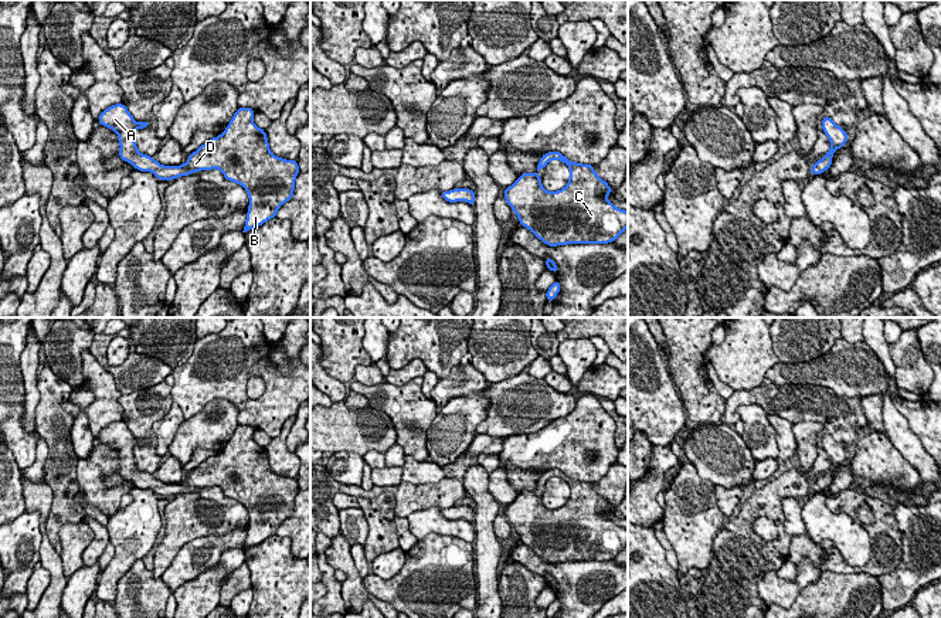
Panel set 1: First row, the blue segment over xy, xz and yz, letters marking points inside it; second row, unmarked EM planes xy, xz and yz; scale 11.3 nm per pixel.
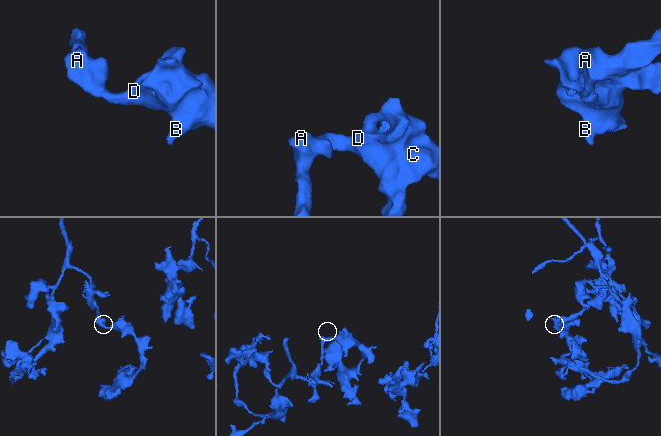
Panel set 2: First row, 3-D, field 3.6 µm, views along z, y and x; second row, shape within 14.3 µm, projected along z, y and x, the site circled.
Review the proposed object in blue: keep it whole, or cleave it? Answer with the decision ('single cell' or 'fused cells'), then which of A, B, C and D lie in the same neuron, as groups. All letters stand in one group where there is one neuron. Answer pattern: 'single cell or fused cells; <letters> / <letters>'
single cell; A B C D

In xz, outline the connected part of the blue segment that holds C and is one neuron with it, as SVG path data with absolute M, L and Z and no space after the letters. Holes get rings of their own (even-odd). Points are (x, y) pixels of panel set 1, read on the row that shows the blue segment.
M554 150L554 152L548 152L548 153L544 153L544 154L543 154L543 157L540 159L540 162L539 162L539 164L537 164L537 172L536 172L534 174L530 174L530 173L527 173L527 172L523 172L522 176L517 177L517 180L516 180L512 186L509 186L509 187L505 189L505 200L506 200L507 204L512 207L512 210L514 211L514 214L519 217L520 225L523 225L523 227L526 227L527 230L530 230L530 231L531 231L539 240L541 240L546 245L557 247L557 245L567 245L567 244L592 244L592 242L595 242L595 244L608 244L608 242L614 242L614 241L625 231L625 228L628 227L628 213L626 213L625 210L621 210L621 208L615 207L615 206L607 198L607 196L608 196L609 193L614 193L614 190L608 186L607 181L604 181L604 180L594 172L594 166L592 166L592 164L574 163L574 162L568 160L565 156L563 156L560 152ZM553 159L561 160L561 162L565 163L565 164L568 166L568 169L570 169L570 180L568 180L567 186L565 186L564 189L558 190L558 191L547 191L547 190L544 190L543 186L541 186L541 177L540 177L539 173L537 173L540 169L544 169L544 167L547 166L547 163L548 163L550 160L553 160Z

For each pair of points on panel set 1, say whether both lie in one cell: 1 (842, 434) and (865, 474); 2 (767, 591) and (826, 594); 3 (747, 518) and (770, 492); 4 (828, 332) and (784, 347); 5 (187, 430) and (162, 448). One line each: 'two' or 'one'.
1: two
2: two
3: one
4: one
5: two

